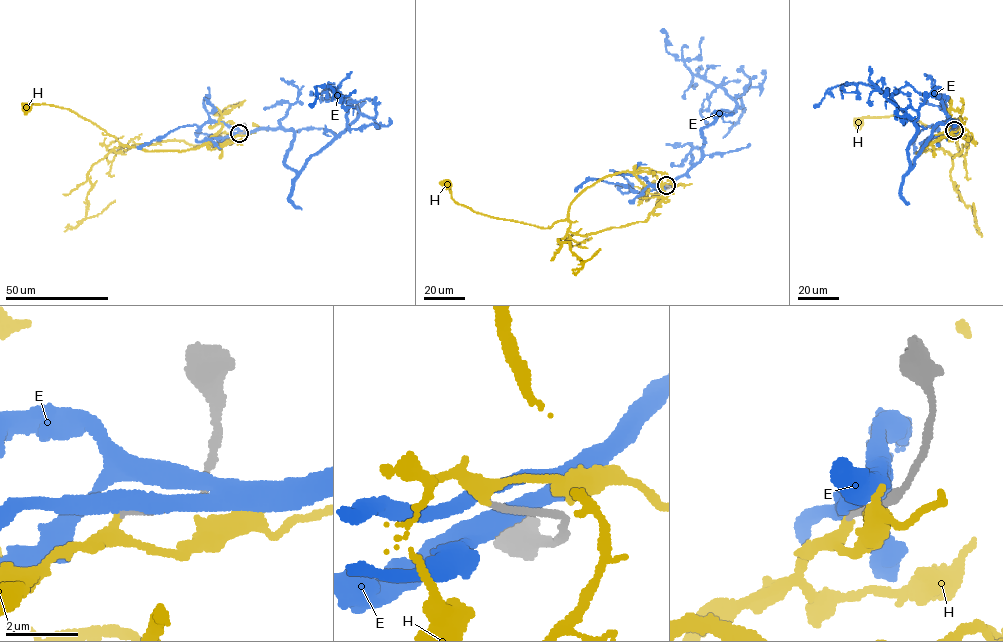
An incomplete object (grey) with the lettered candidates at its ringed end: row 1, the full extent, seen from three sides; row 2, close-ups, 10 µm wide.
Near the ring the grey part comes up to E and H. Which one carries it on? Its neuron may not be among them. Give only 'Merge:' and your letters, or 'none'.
Merge: H

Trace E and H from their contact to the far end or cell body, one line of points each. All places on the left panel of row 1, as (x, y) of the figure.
E: (239, 133), (293, 129), (284, 163), (298, 172), (348, 120), (329, 86), (315, 86), (309, 104)
H: (239, 133), (221, 144), (181, 151), (145, 151), (122, 145), (96, 125), (68, 109), (30, 102), (26, 107)

